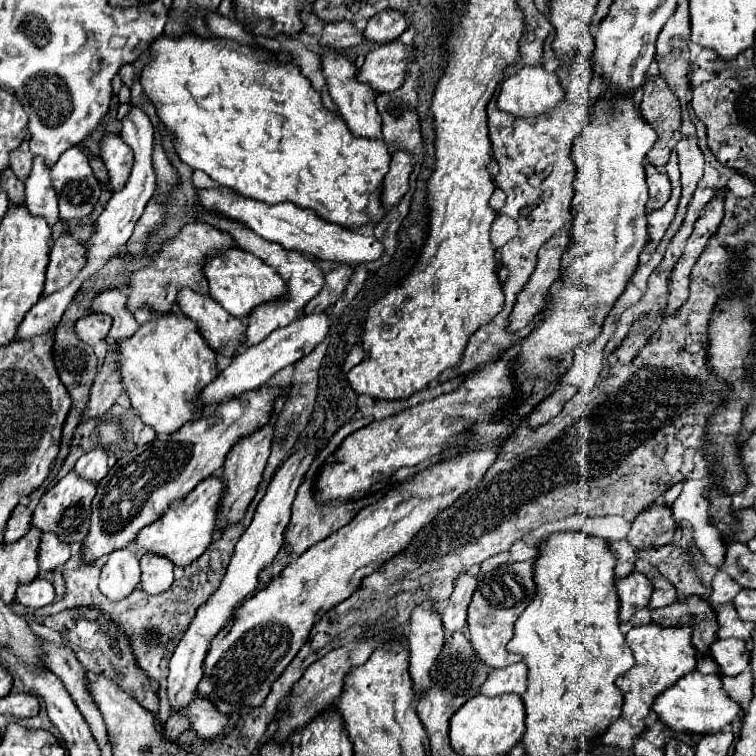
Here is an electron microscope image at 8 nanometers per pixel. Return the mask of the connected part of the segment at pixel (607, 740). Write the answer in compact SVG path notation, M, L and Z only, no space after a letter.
M645 624L635 626L627 632L627 644L633 650L635 666L627 670L627 674L617 678L617 686L623 690L625 704L621 716L607 728L607 732L599 738L605 746L621 746L631 748L633 738L645 732L645 716L651 712L655 698L671 688L679 676L689 674L695 670L697 664L697 650L691 644L691 626L659 626L659 624Z

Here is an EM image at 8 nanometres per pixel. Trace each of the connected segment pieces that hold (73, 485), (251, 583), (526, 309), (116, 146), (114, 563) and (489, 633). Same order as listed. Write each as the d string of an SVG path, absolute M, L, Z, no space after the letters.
M73 470L59 480L39 502L39 506L33 512L33 524L41 532L53 532L61 542L73 544L83 542L89 530L89 518L91 518L91 500L95 496L95 484L89 480L81 480Z
M317 440L311 442L305 450L295 452L295 456L291 456L273 476L267 494L263 496L263 500L259 502L257 510L255 510L255 518L251 522L251 526L247 528L247 532L241 536L241 540L235 546L235 554L229 562L227 574L219 586L219 590L207 600L205 606L201 606L191 622L191 628L185 632L185 636L181 638L179 646L173 652L171 664L169 664L169 678L167 678L167 698L169 698L169 708L171 714L179 712L183 706L189 706L193 702L193 698L197 696L197 684L201 680L201 666L205 660L205 654L211 646L213 636L225 626L225 622L231 616L231 610L257 588L257 576L259 572L271 564L273 556L279 552L279 548L283 546L283 532L291 520L291 504L293 498L297 494L299 484L303 482L303 476L307 472L307 468L313 462L317 450Z
M569 232L555 234L541 246L535 274L519 294L515 308L509 316L509 330L525 328L535 318L535 314L539 314L547 304L549 290L553 282L559 280L559 274L561 274L559 262L561 262L561 256L567 252L567 242L571 242Z
M105 134L105 138L99 142L99 156L109 170L107 190L109 192L123 190L133 166L131 148L119 138L119 134Z
M127 548L115 550L109 554L101 570L99 590L109 600L123 600L139 584L139 576L141 576L141 570L139 570L137 556Z
M531 560L507 562L481 576L467 610L467 622L469 622L467 628L469 628L469 640L473 642L475 652L479 654L483 662L487 662L487 666L505 668L521 660L519 654L507 652L505 646L513 638L515 620L533 602L533 598L535 594L533 594L533 562Z

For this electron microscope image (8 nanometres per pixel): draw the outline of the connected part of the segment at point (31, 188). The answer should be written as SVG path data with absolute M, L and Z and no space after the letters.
M35 156L33 158L33 170L25 182L25 206L31 214L41 216L47 220L49 226L53 226L59 220L59 210L57 210L57 196L51 186L49 178L49 168L45 166L45 160Z

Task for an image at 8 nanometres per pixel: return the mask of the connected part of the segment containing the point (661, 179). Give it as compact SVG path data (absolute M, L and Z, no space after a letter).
M647 164L645 166L647 172L647 186L649 186L649 202L647 202L647 212L651 210L659 210L671 196L671 184L667 174L659 172L655 166Z

